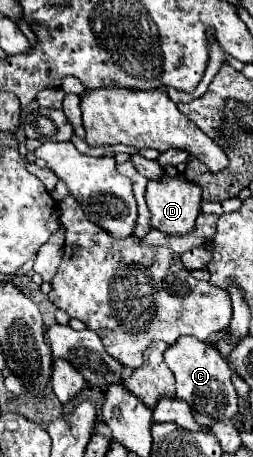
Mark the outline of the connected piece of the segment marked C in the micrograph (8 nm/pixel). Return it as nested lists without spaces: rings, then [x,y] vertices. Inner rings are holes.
[[[181,336],[167,348],[165,362],[175,376],[177,398],[191,406],[191,412],[199,424],[209,426],[237,414],[237,394],[231,384],[231,368],[227,360],[219,356],[219,350],[213,344],[201,342],[195,336]]]

